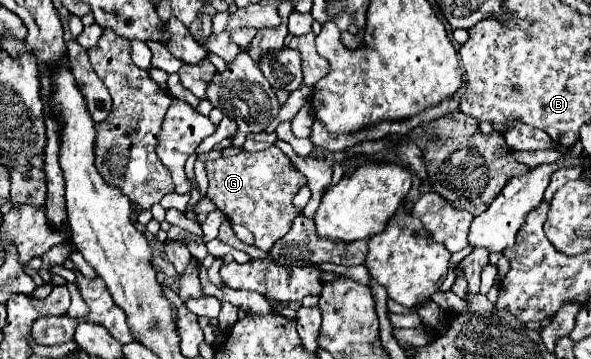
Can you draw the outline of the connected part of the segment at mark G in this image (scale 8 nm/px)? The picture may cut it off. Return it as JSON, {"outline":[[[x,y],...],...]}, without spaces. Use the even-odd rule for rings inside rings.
{"outline":[[[276,145],[264,149],[264,151],[254,151],[254,153],[238,153],[234,157],[220,157],[216,161],[208,161],[206,163],[206,169],[208,169],[208,197],[214,201],[214,205],[218,209],[222,209],[228,219],[232,223],[240,223],[244,225],[248,231],[252,231],[254,239],[256,239],[256,247],[268,251],[274,241],[278,241],[280,237],[284,237],[292,225],[292,219],[300,213],[294,205],[292,205],[292,199],[294,195],[298,193],[298,189],[302,185],[306,185],[306,177],[292,169],[292,163],[288,159],[288,155],[284,155]]]}

